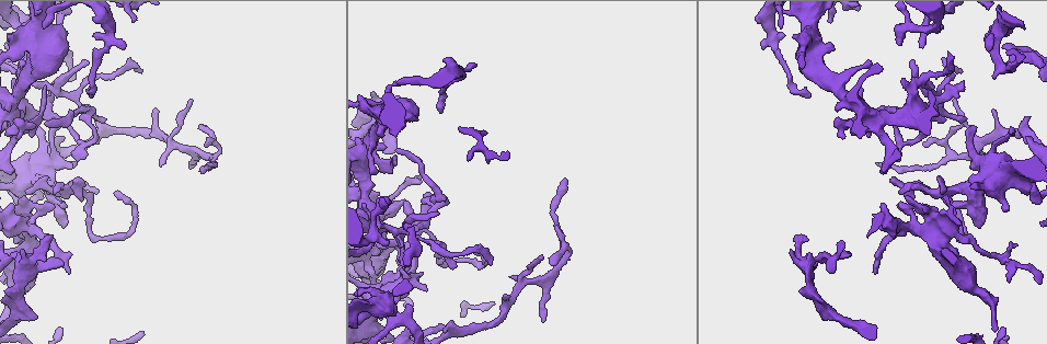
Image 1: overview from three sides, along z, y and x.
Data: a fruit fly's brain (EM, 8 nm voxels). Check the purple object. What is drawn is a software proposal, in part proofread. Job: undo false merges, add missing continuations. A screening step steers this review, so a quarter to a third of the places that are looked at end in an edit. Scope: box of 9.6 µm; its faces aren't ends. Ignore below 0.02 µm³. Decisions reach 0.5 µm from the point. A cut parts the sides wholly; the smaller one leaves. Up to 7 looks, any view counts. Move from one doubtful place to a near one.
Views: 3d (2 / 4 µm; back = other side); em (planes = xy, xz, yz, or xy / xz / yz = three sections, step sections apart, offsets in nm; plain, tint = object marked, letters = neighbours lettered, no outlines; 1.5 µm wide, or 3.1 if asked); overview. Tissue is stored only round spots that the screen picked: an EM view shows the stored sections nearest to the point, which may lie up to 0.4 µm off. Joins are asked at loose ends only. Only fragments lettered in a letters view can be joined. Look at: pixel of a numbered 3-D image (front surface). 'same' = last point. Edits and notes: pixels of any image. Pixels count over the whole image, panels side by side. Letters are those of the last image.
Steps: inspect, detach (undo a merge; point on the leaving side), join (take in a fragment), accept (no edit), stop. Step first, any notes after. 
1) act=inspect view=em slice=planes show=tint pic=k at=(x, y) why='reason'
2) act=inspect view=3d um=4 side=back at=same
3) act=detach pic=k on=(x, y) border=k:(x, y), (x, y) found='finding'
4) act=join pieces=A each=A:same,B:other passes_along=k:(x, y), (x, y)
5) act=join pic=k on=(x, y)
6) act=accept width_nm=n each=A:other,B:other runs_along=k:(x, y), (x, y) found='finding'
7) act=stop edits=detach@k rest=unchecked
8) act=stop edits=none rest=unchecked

act=inspect view=3d um=4 pic=1 at=(393, 84) why='free end'

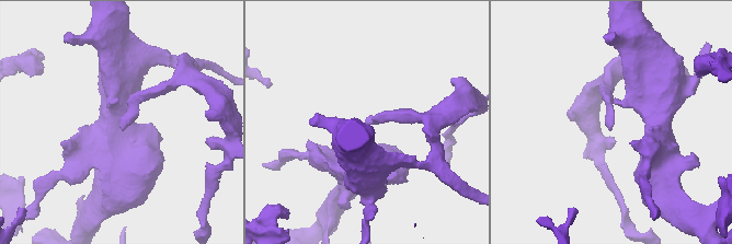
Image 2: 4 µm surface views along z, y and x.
act=inspect view=em slice=planes show=letters pic=2 at=(366, 118) why='need the tissue'

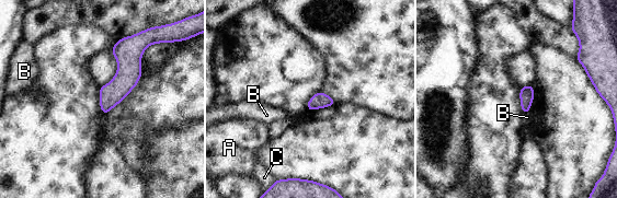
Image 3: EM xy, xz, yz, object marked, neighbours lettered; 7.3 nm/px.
act=accept width_nm=110 each=A:other,B:other,C:other found='no lettered fragment goes on from it'

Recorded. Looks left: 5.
act=inspect view=3d um=2 pic=1 at=(387, 240) why='branch stops here'

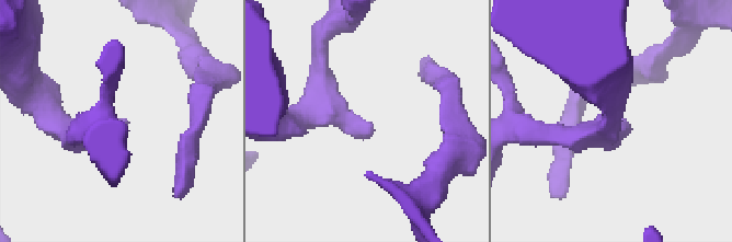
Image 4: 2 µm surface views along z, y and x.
act=inspect view=em slice=planes show=plain pic=4 at=(125, 122)

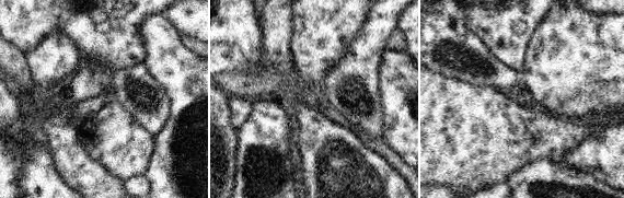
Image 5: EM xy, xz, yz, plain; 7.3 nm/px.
act=inspect view=em slice=planes show=letters at=same why='see the neighbours'

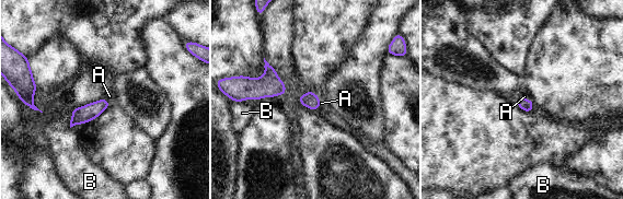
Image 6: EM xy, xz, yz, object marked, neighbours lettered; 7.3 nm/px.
act=join pieces=A longest_contact=B:100nm each=A:same,B:other found='the cell continues'

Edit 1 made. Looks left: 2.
act=inspect view=overview

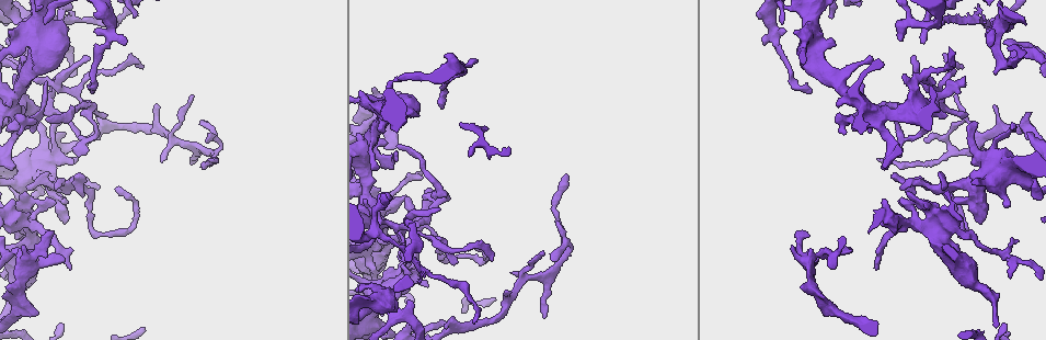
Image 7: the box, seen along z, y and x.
act=inspect view=em slice=planes show=letters pic=7 at=(892, 105) why='abrupt turn'

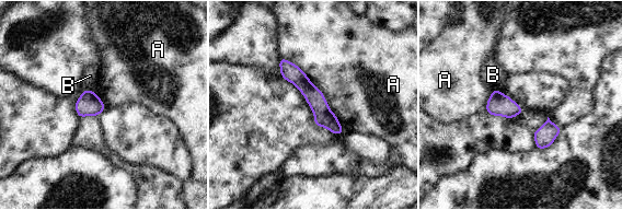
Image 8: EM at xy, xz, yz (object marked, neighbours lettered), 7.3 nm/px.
act=accept each=A:other,B:other runs_along=8:(281, 61), (340, 131) found='continuous, no second cell'

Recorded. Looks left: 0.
act=stop edits=join@6 rest=unchecked

